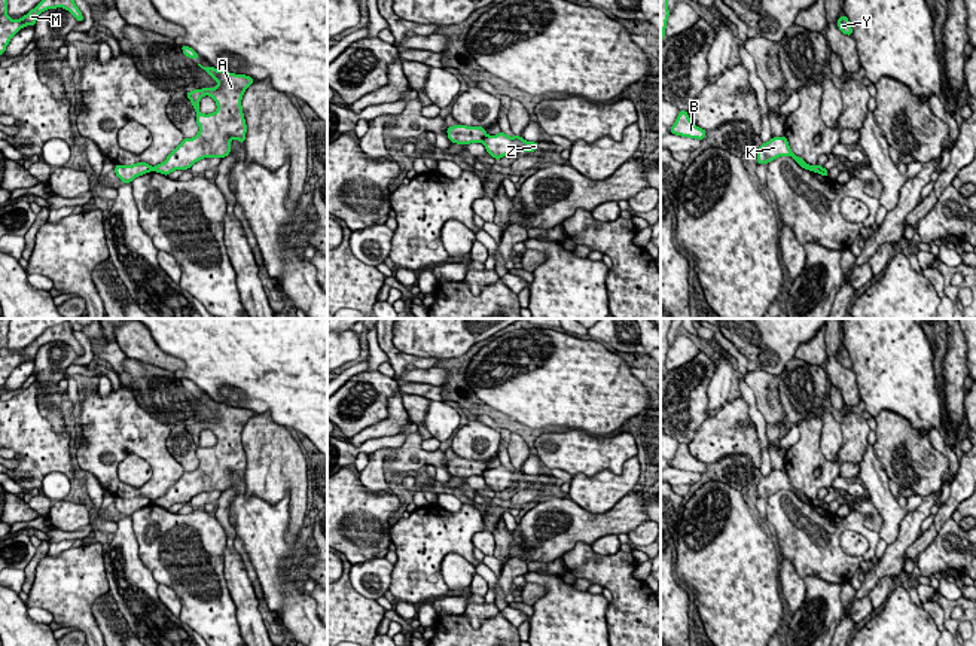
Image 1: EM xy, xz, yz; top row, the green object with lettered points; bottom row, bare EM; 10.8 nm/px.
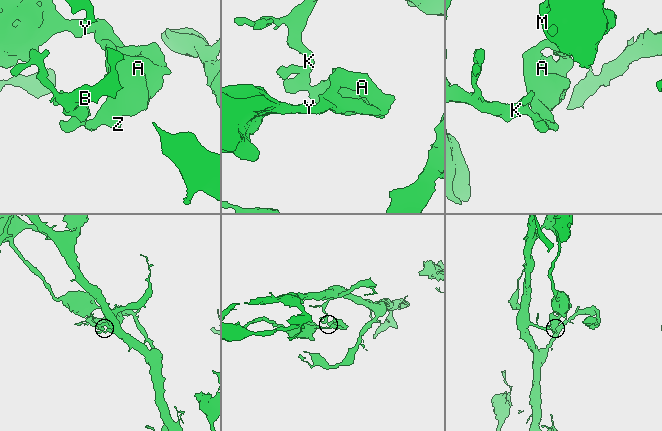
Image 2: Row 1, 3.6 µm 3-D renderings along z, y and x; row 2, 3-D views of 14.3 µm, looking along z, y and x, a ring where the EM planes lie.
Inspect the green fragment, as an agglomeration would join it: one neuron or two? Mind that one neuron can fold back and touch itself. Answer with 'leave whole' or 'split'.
split

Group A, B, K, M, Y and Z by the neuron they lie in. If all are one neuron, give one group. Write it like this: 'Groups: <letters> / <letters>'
Groups: A M Y Z / B K

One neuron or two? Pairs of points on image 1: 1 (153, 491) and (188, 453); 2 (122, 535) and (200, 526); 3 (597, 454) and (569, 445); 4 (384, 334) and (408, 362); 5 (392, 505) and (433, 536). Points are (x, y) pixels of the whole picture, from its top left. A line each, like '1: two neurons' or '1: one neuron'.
1: two neurons
2: two neurons
3: one neuron
4: one neuron
5: two neurons

